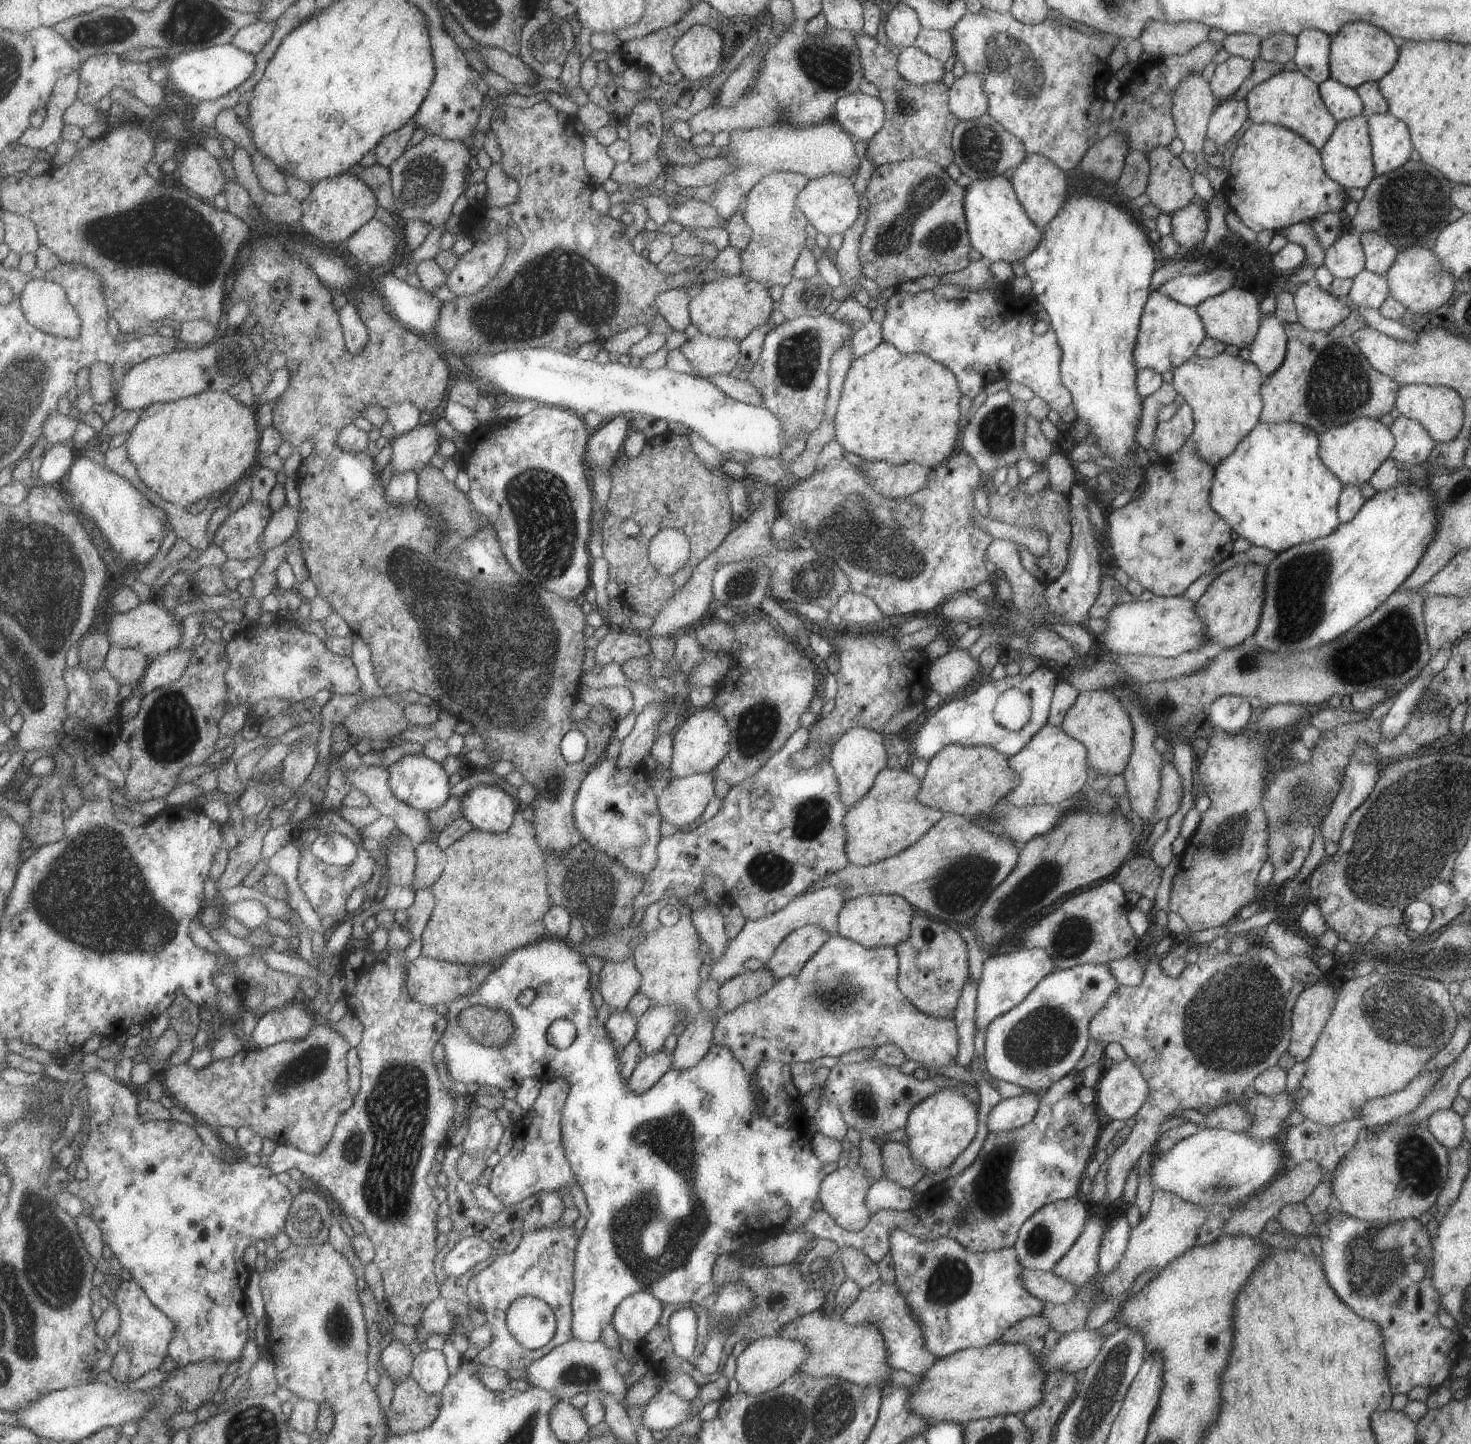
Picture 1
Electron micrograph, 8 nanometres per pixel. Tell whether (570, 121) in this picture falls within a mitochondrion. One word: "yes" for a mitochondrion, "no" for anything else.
no

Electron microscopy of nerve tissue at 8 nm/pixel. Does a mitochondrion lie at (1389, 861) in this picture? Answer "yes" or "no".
yes

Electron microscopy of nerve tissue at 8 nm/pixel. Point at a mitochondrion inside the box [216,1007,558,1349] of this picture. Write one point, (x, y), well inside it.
(397, 1102)

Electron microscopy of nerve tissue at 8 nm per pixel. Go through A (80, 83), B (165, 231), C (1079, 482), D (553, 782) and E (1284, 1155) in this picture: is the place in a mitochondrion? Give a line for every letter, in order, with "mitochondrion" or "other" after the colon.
A: other
B: mitochondrion
C: other
D: mitochondrion
E: other

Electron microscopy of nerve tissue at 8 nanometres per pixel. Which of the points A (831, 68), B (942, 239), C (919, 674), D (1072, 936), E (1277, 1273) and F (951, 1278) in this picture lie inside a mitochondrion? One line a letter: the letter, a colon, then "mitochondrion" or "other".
A: mitochondrion
B: mitochondrion
C: other
D: mitochondrion
E: other
F: mitochondrion

